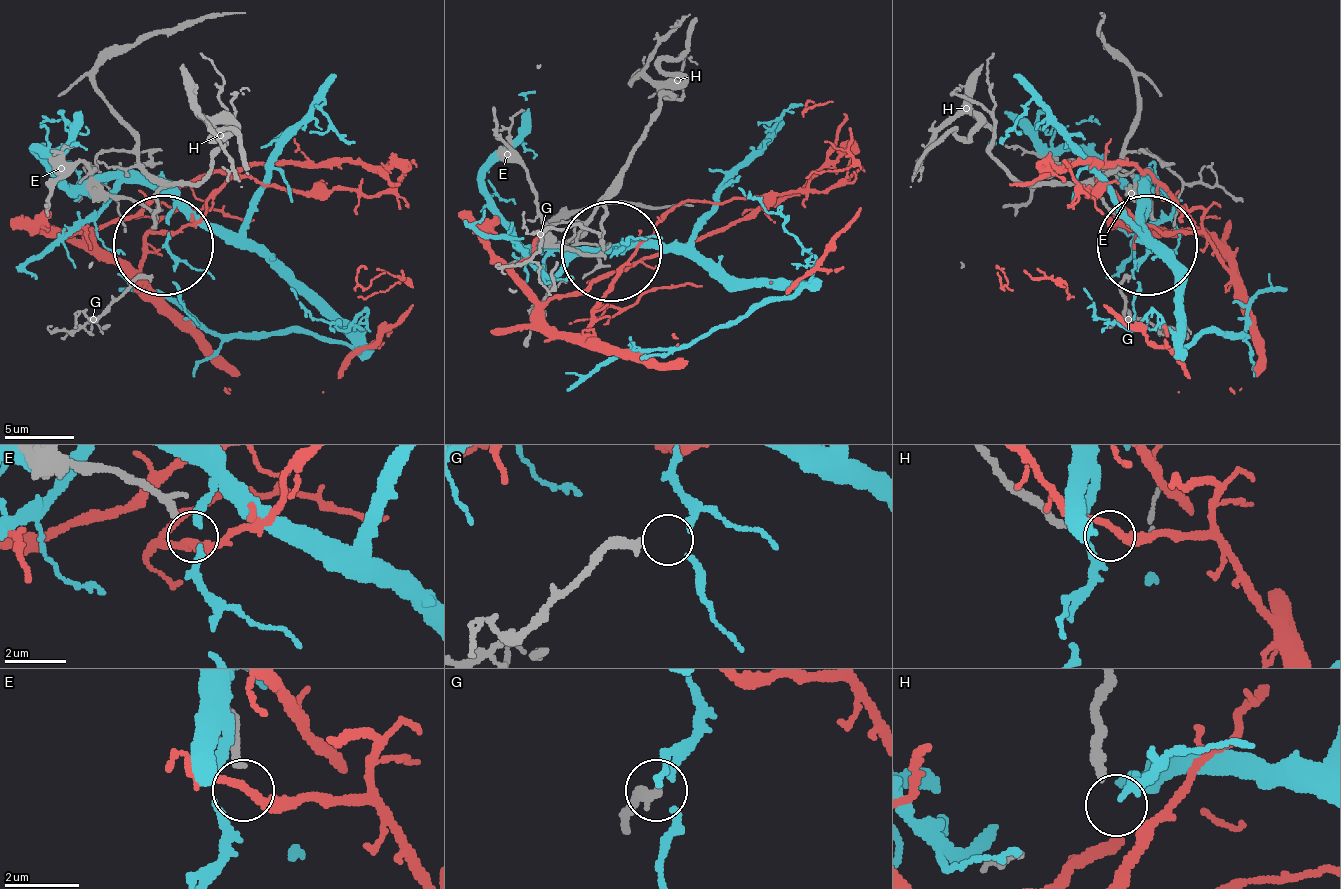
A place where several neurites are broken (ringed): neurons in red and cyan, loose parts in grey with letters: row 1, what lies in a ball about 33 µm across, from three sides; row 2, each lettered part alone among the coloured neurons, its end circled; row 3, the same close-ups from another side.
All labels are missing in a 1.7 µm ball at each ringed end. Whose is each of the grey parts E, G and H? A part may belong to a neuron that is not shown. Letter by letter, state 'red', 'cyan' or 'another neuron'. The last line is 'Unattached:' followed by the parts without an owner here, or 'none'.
E: red
G: cyan
H: another neuron
Unattached: H

